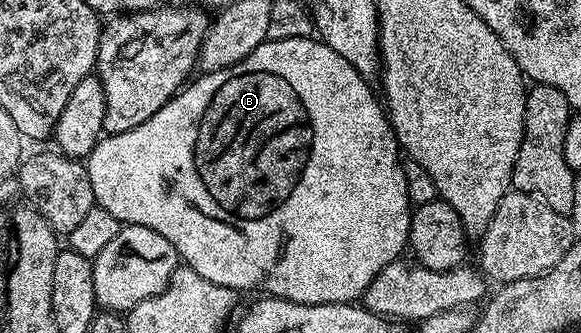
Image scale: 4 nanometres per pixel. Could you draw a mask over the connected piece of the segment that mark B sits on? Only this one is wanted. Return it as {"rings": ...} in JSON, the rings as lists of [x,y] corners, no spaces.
{"rings":[[[308,36],[284,38],[283,40],[267,39],[260,46],[256,46],[256,50],[252,50],[252,54],[248,54],[248,58],[215,72],[202,72],[199,77],[199,80],[197,78],[191,79],[181,92],[177,92],[167,104],[160,106],[160,110],[156,110],[156,114],[152,114],[152,118],[148,118],[148,122],[140,122],[140,126],[136,126],[136,130],[124,130],[124,134],[116,134],[115,136],[103,135],[102,139],[98,141],[96,147],[84,160],[88,170],[88,178],[92,182],[95,205],[108,210],[108,214],[112,214],[112,218],[116,218],[123,225],[148,226],[148,230],[156,230],[156,234],[168,238],[168,242],[172,242],[172,246],[178,251],[179,261],[185,267],[196,270],[196,274],[200,274],[200,278],[208,278],[208,282],[216,282],[216,286],[228,286],[239,294],[258,292],[254,294],[265,294],[267,297],[279,300],[291,300],[297,304],[353,304],[361,301],[365,297],[370,283],[380,274],[380,270],[384,270],[384,266],[399,259],[407,251],[410,243],[410,213],[412,211],[412,205],[408,198],[408,182],[404,178],[404,167],[400,160],[398,164],[400,145],[398,139],[394,137],[394,128],[390,124],[390,117],[383,101],[379,99],[376,92],[376,97],[374,97],[374,92],[370,89],[371,81],[362,76],[356,70],[356,66],[352,66],[352,62],[348,62],[348,58],[340,58],[340,54],[336,54],[336,50],[332,50],[332,46],[323,44],[321,39]]]}

